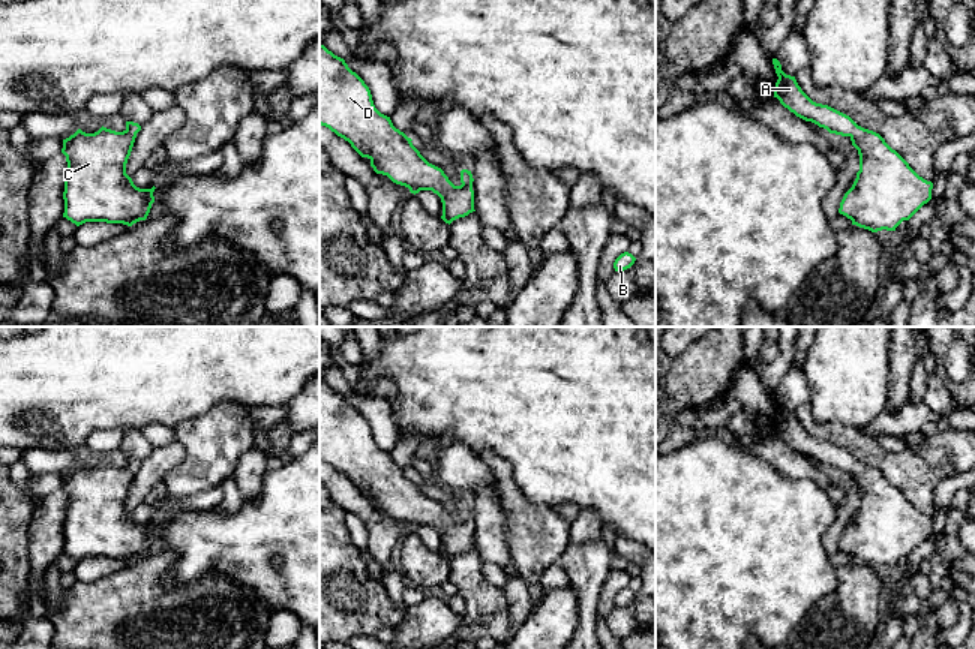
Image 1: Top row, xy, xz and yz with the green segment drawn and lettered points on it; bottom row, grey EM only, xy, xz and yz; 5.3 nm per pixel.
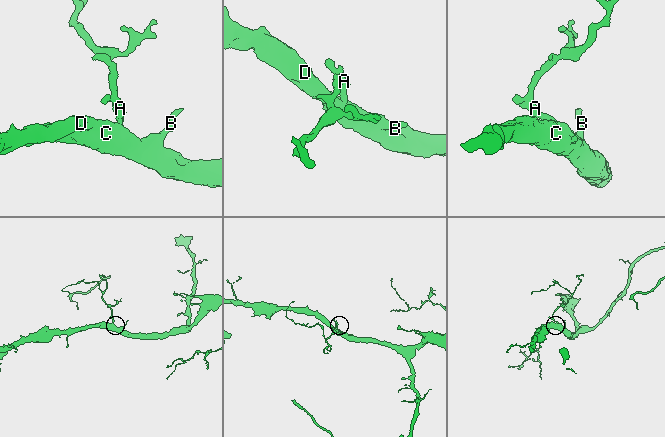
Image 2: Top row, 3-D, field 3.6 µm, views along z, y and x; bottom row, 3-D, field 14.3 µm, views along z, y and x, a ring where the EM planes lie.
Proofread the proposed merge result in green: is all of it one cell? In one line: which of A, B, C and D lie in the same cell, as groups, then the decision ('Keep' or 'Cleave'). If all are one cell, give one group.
Groups: A B C D. Keep

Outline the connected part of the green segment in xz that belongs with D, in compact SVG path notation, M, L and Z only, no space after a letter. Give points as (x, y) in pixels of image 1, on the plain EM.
M320 381L320 460L344 474L362 492L370 496L376 510L387 511L393 519L405 522L411 529L432 526L441 534L446 559L465 553L474 546L472 510L460 507L460 522L454 522L444 507L429 499L412 481L412 475L396 465L390 453L381 450L372 436L364 417L352 408L344 394Z

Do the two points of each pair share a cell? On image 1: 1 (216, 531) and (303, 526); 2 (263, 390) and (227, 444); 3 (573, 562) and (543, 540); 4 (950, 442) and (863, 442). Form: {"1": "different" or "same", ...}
{"1": "same", "2": "different", "3": "different", "4": "same"}

